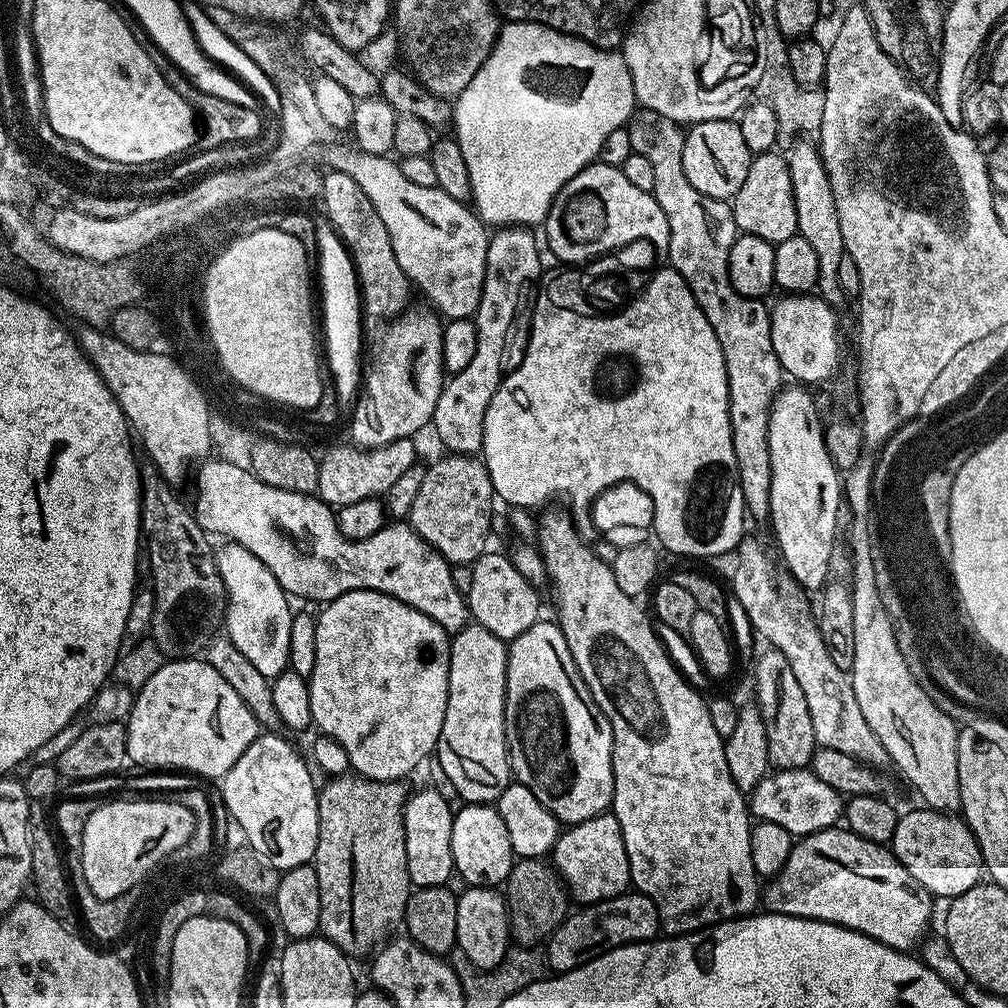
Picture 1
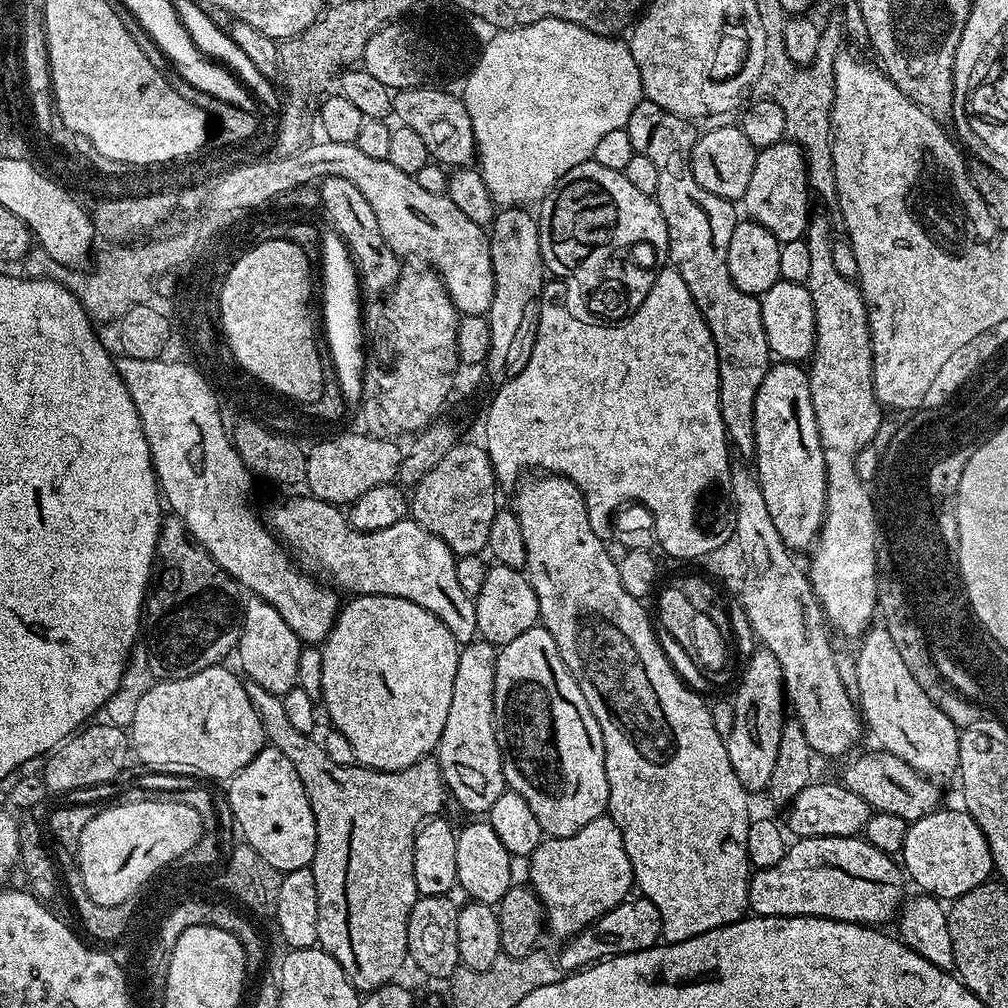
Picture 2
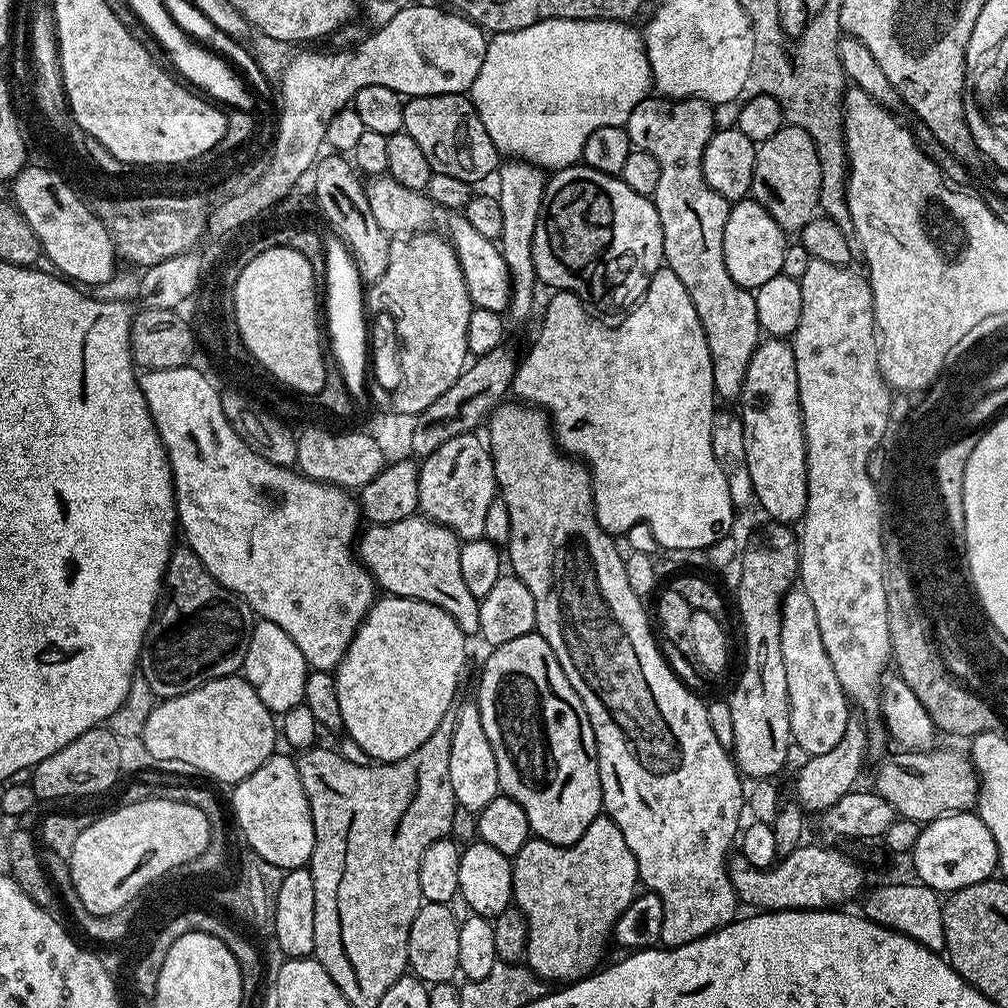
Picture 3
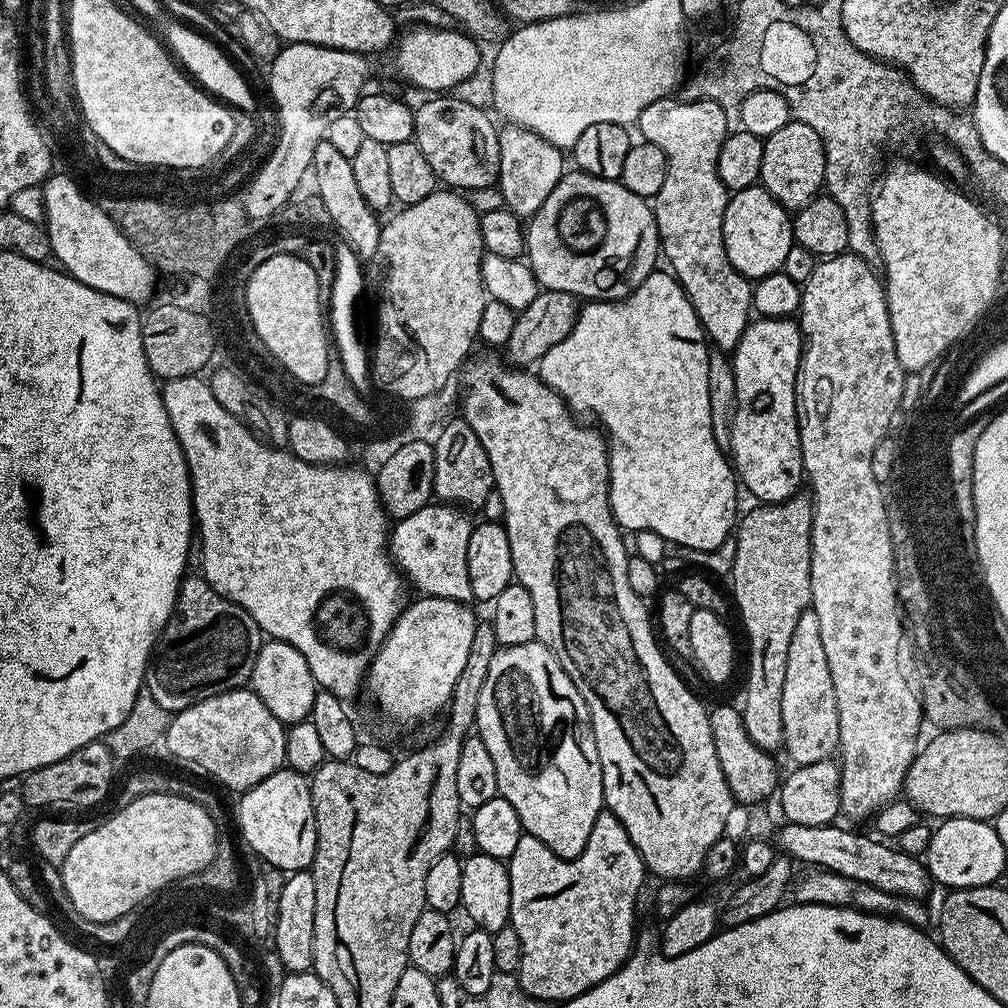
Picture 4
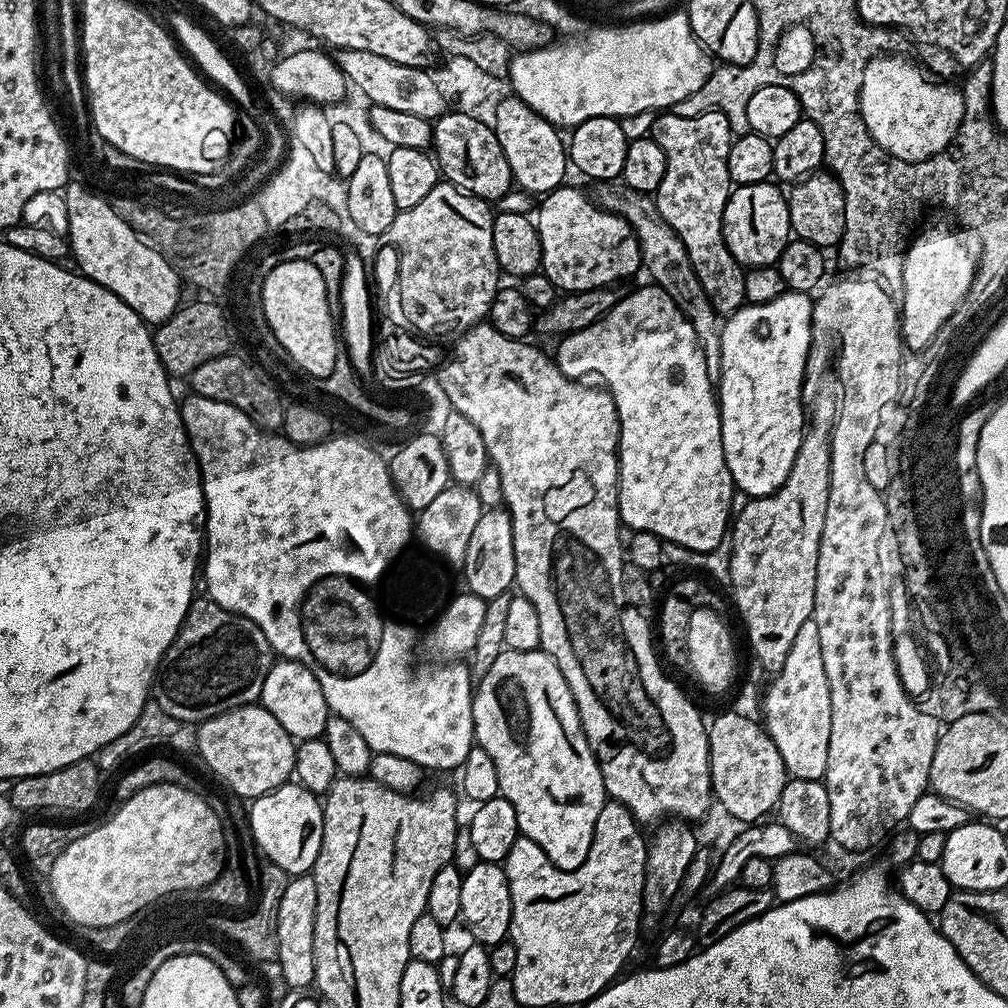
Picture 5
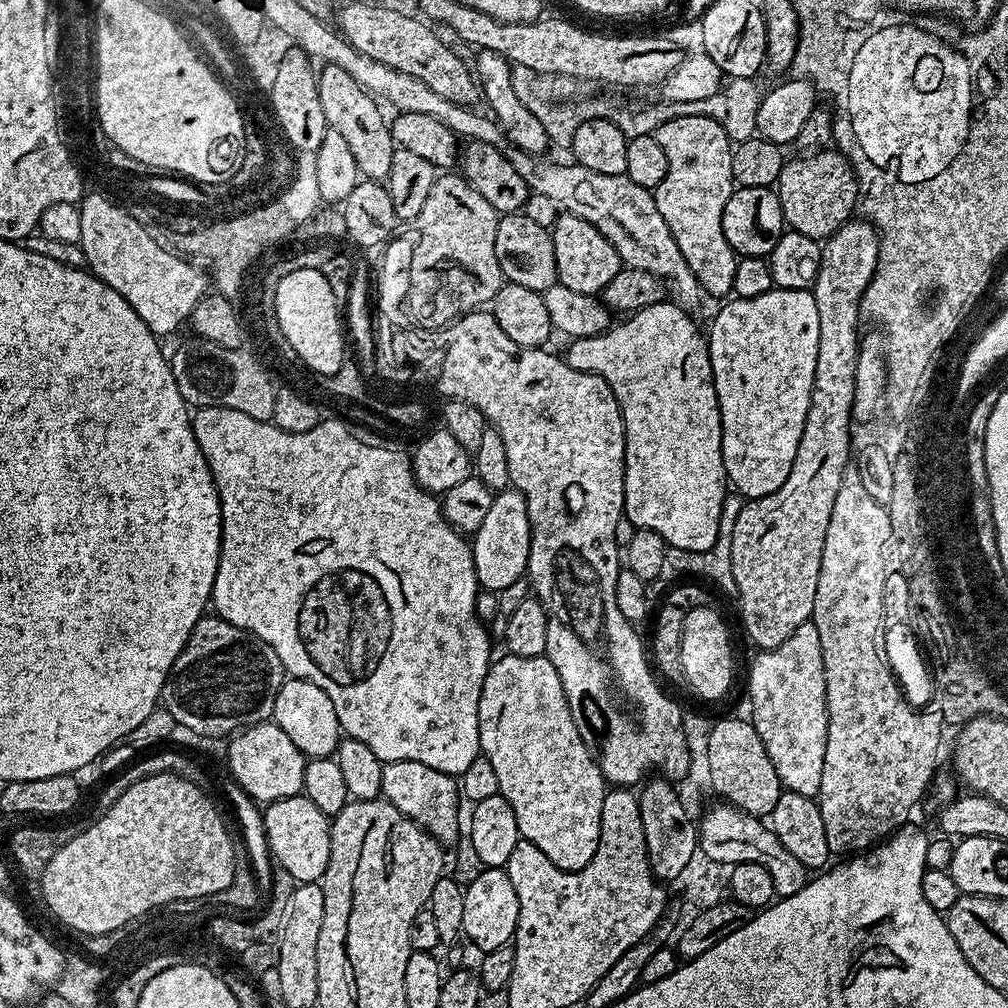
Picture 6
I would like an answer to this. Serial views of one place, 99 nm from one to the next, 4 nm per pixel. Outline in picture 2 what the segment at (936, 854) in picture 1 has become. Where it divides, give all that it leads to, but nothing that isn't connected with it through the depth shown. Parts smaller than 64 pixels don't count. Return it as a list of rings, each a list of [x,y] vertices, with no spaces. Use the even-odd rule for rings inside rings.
[[[947,806],[911,821],[906,830],[902,868],[921,893],[951,902],[987,881],[993,875],[992,851],[967,810],[955,812]]]

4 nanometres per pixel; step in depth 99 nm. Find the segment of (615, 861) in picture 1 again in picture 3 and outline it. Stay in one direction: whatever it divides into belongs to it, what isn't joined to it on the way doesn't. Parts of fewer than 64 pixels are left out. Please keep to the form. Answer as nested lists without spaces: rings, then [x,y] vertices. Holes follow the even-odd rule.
[[[607,814],[596,816],[594,822],[590,822],[590,826],[586,826],[586,834],[582,834],[582,838],[578,838],[578,842],[574,842],[573,844],[551,844],[539,838],[529,838],[522,846],[522,850],[518,850],[518,854],[512,860],[512,894],[514,904],[528,920],[527,967],[531,968],[534,974],[538,974],[543,980],[549,982],[555,982],[555,980],[564,980],[560,982],[575,982],[584,979],[586,976],[591,976],[593,972],[601,967],[602,961],[600,959],[603,958],[608,944],[610,945],[612,930],[616,927],[622,910],[626,910],[626,906],[630,906],[630,902],[633,896],[637,895],[637,892],[636,859],[634,858],[634,854],[630,854],[630,846],[626,846],[626,838],[622,838],[622,830],[618,830],[618,826]]]

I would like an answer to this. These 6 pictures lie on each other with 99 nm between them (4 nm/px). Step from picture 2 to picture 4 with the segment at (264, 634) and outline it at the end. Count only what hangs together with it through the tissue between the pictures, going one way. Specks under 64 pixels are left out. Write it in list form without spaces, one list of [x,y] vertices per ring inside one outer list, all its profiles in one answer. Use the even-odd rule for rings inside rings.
[[[265,639],[258,650],[258,658],[254,662],[254,674],[250,681],[252,691],[262,698],[266,710],[274,714],[281,724],[291,726],[309,719],[314,706],[314,698],[318,685],[314,674],[310,674],[310,666],[306,666],[306,658],[281,640]]]

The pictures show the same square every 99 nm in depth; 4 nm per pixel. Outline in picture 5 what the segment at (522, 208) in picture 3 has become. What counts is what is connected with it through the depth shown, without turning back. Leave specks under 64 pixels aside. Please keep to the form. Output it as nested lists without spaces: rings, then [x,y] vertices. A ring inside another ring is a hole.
[[[508,94],[498,102],[495,130],[502,154],[506,154],[506,162],[510,162],[512,179],[519,191],[547,194],[565,183],[564,175],[570,172],[570,161],[565,137],[559,136],[561,133],[557,125],[541,118],[514,94]]]

